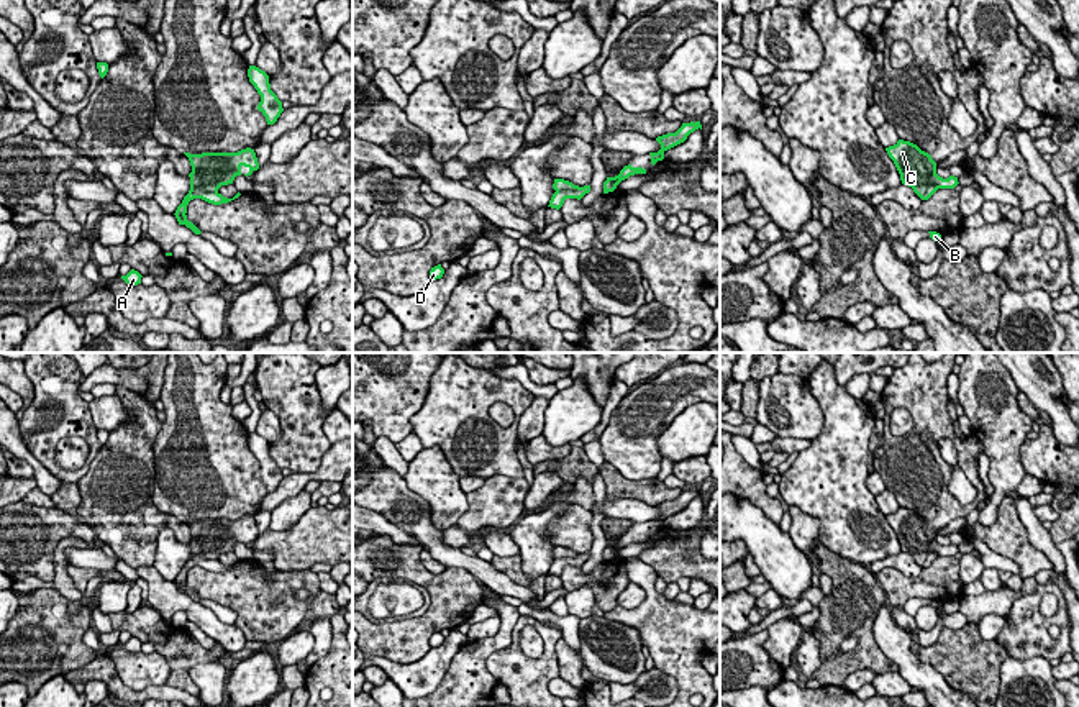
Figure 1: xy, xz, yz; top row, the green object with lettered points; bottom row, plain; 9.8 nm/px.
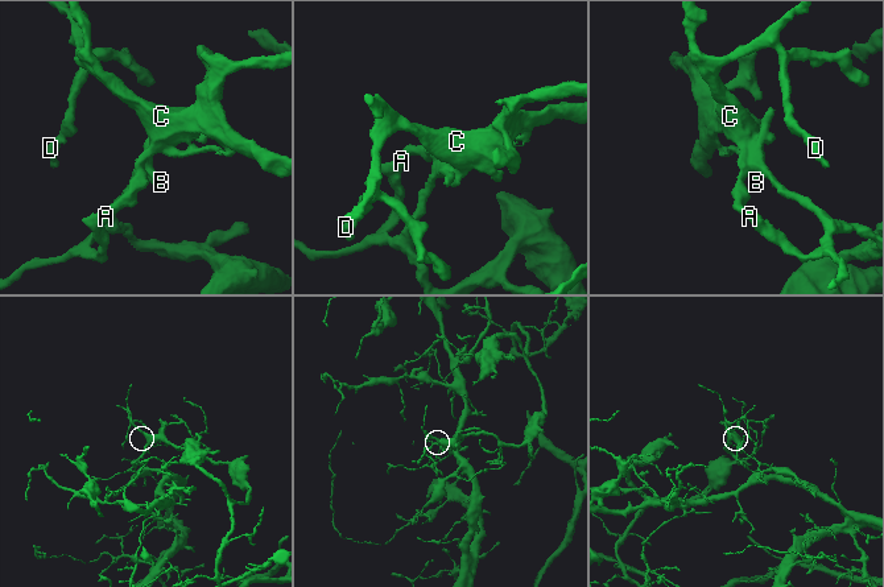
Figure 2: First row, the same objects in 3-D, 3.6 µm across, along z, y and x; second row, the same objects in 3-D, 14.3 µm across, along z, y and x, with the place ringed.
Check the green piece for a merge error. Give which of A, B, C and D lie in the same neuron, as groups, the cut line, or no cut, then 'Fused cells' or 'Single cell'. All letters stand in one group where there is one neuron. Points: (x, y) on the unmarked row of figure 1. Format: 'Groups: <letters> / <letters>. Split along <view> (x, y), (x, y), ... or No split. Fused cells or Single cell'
Groups: A C D / B. Split along xz (556, 556), (568, 558), (579, 566). Fused cells

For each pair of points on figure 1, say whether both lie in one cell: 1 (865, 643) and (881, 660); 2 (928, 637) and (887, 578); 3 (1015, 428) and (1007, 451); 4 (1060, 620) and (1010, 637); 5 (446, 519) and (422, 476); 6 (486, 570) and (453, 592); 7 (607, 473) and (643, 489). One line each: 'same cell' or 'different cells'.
1: same cell
2: different cells
3: same cell
4: same cell
5: same cell
6: different cells
7: same cell

